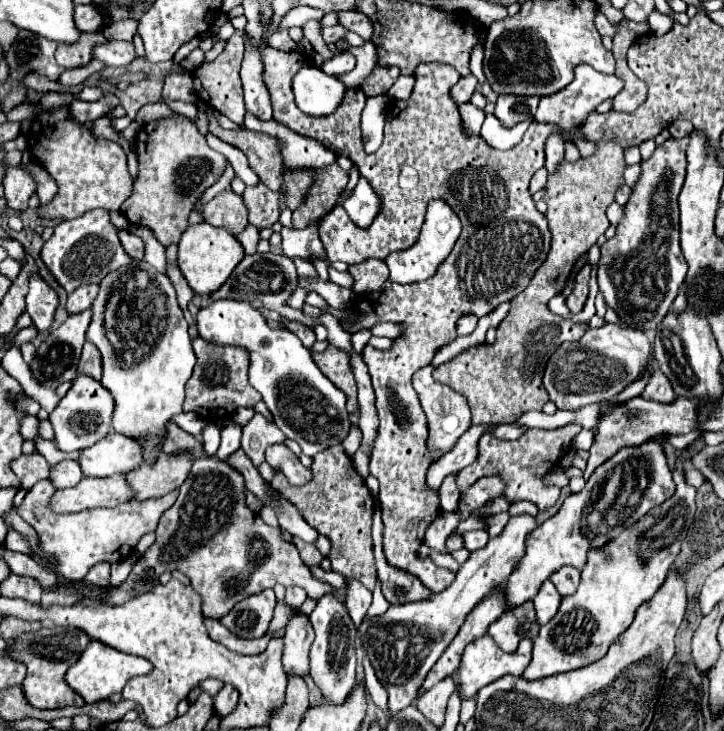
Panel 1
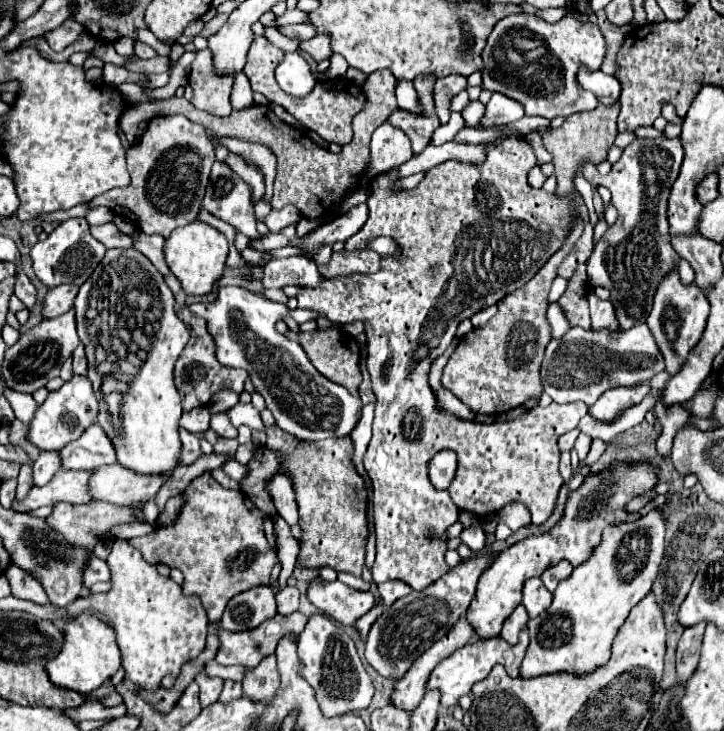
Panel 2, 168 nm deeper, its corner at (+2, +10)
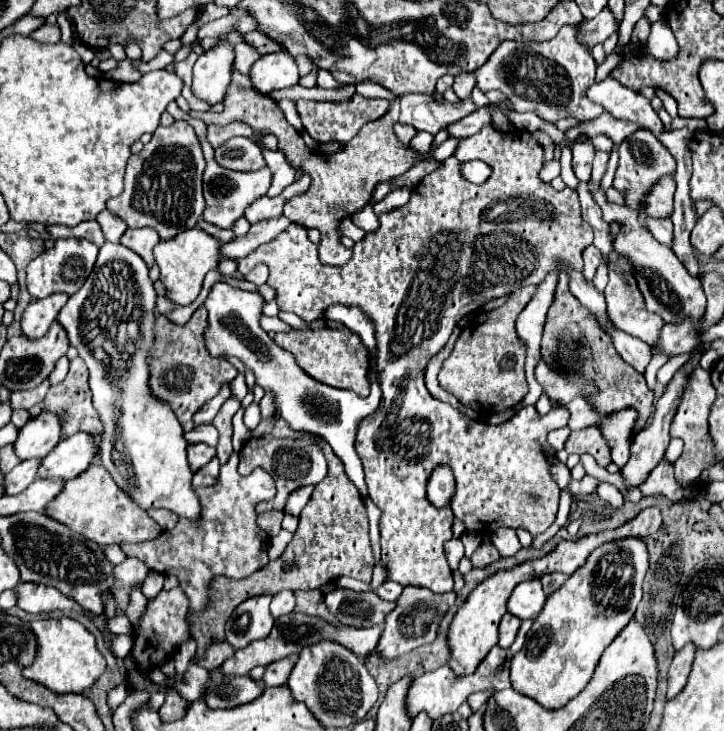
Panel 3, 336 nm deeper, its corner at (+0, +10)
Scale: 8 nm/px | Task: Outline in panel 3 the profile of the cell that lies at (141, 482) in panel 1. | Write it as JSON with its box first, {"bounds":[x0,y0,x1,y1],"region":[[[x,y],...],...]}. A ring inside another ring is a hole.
{"bounds":[48,462,162,544],"region":[[[94,462],[90,470],[82,472],[78,478],[66,482],[66,488],[54,502],[50,502],[48,514],[58,522],[78,530],[84,538],[102,544],[120,544],[120,542],[142,542],[156,538],[162,528],[112,480],[108,470]]]}

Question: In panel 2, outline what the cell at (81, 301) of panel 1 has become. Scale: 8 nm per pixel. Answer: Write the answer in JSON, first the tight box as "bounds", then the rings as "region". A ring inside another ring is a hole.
{"bounds":[42,284,78,318],"region":[[[72,284],[50,288],[44,298],[42,318],[56,318],[56,316],[68,312],[72,308],[76,294],[78,294],[78,286],[72,286]]]}

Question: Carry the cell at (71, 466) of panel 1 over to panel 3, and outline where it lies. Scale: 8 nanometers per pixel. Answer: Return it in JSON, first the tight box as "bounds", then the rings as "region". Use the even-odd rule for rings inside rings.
{"bounds":[6,458,42,494],"region":[[[32,458],[32,460],[24,460],[12,472],[8,472],[6,474],[6,494],[24,492],[36,480],[40,464],[42,464],[42,458]]]}

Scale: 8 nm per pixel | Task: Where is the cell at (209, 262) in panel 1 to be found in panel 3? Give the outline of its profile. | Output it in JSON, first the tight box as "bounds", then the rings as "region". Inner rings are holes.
{"bounds":[154,228,222,306],"region":[[[192,228],[192,230],[184,230],[182,234],[170,238],[170,240],[162,240],[154,246],[154,256],[156,256],[156,264],[160,266],[160,280],[164,282],[164,286],[168,288],[168,298],[180,306],[186,306],[190,302],[194,302],[202,290],[202,280],[210,270],[216,270],[216,266],[222,260],[220,254],[220,240],[206,234],[200,228]]]}

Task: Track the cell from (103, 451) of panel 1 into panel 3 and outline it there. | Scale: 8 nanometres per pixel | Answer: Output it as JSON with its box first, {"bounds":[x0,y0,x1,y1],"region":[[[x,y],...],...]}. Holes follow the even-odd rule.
{"bounds":[40,432,98,478],"region":[[[88,432],[66,436],[42,462],[40,478],[76,478],[98,456],[98,438]]]}

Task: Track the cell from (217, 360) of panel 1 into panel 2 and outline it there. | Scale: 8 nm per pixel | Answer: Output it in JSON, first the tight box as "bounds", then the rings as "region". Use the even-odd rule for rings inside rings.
{"bounds":[174,308,248,412],"region":[[[176,308],[176,314],[190,328],[188,346],[182,350],[180,358],[174,364],[176,390],[182,396],[182,410],[188,412],[192,408],[206,406],[210,402],[212,394],[216,394],[218,390],[224,390],[224,388],[230,388],[234,392],[242,392],[244,390],[244,380],[248,378],[248,374],[244,370],[238,370],[238,368],[226,368],[216,360],[214,342],[212,342],[212,336],[204,328],[204,320],[200,316],[192,314],[190,308]]]}

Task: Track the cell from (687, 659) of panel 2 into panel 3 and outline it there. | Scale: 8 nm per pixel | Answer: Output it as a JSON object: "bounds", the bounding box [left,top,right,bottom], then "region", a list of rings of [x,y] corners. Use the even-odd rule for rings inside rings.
{"bounds":[668,644,696,698],"region":[[[686,644],[682,650],[674,654],[674,660],[668,672],[668,698],[674,698],[686,686],[686,680],[694,662],[694,652],[696,652],[694,644]]]}

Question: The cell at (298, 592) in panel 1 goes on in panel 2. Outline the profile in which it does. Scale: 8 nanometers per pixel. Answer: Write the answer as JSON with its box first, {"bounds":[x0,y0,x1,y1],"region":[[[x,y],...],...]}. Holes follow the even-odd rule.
{"bounds":[276,586,298,616],"region":[[[286,586],[276,594],[276,606],[278,606],[278,614],[286,616],[298,610],[298,588],[296,586]]]}

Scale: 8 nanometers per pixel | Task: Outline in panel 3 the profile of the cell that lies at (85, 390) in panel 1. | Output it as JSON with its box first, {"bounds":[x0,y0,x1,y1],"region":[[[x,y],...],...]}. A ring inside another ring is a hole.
{"bounds":[14,412,66,458],"region":[[[44,412],[36,418],[30,418],[22,430],[18,432],[18,440],[14,442],[14,452],[18,458],[44,458],[60,440],[62,426],[66,418],[56,412]]]}

